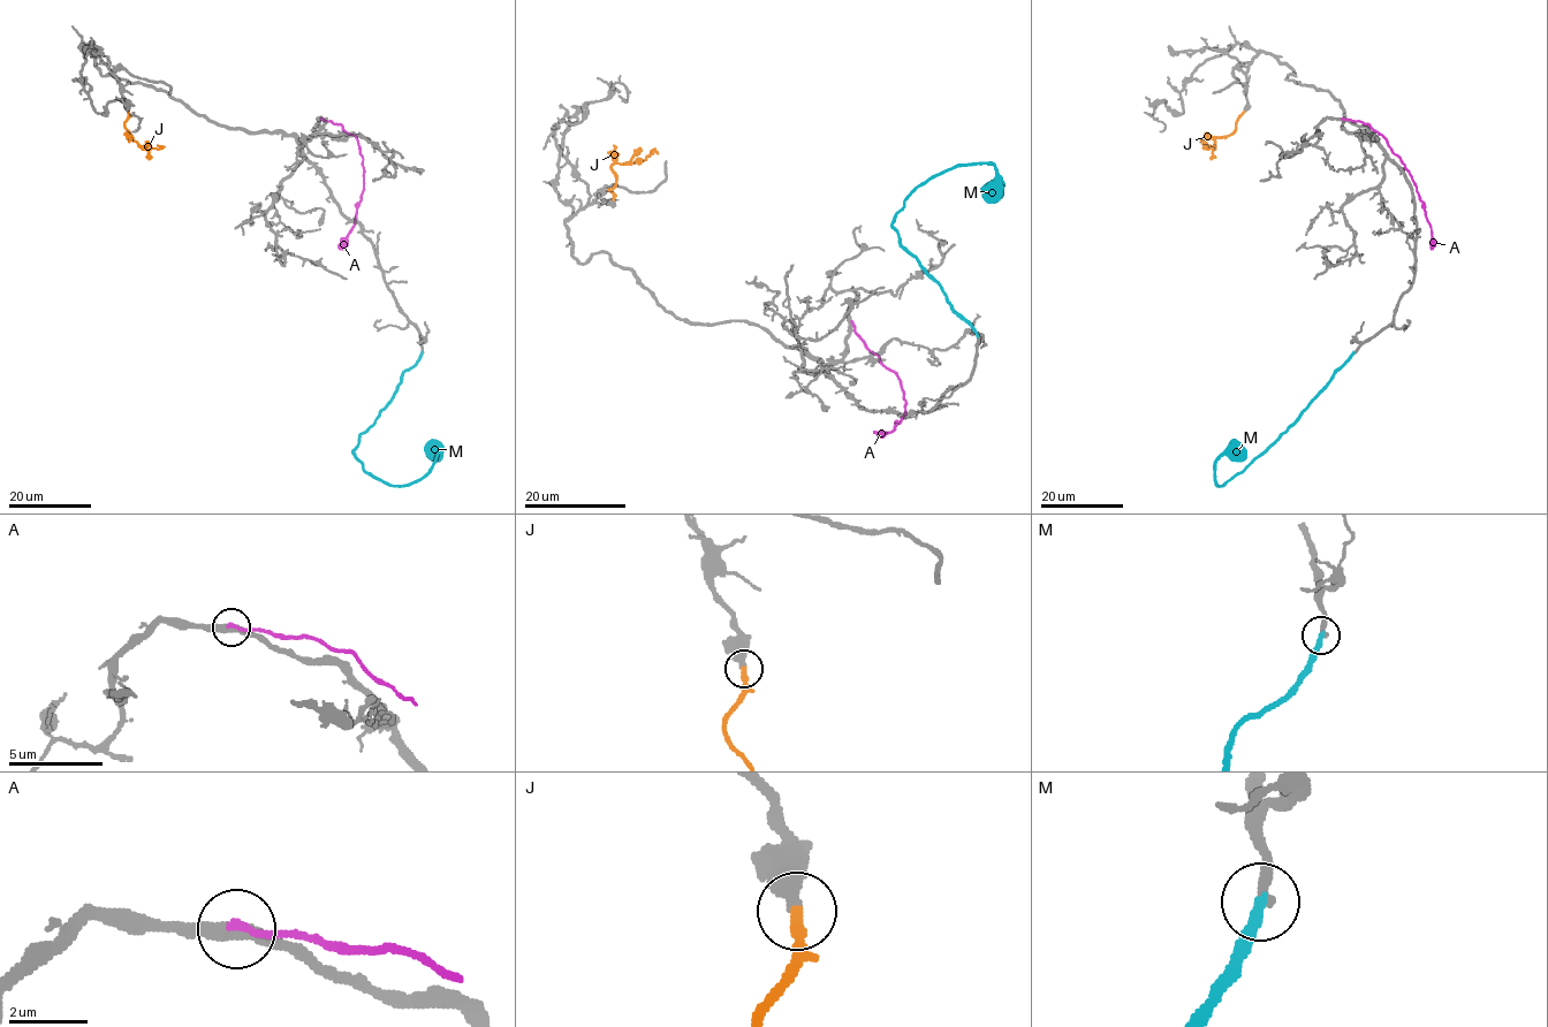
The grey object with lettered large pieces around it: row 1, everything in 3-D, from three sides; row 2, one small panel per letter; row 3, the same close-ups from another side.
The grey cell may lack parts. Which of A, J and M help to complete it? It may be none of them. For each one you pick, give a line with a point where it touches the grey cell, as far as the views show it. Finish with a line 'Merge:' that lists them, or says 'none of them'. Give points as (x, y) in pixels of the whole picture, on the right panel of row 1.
J: meets grey at (1244, 112)
Merge: J

